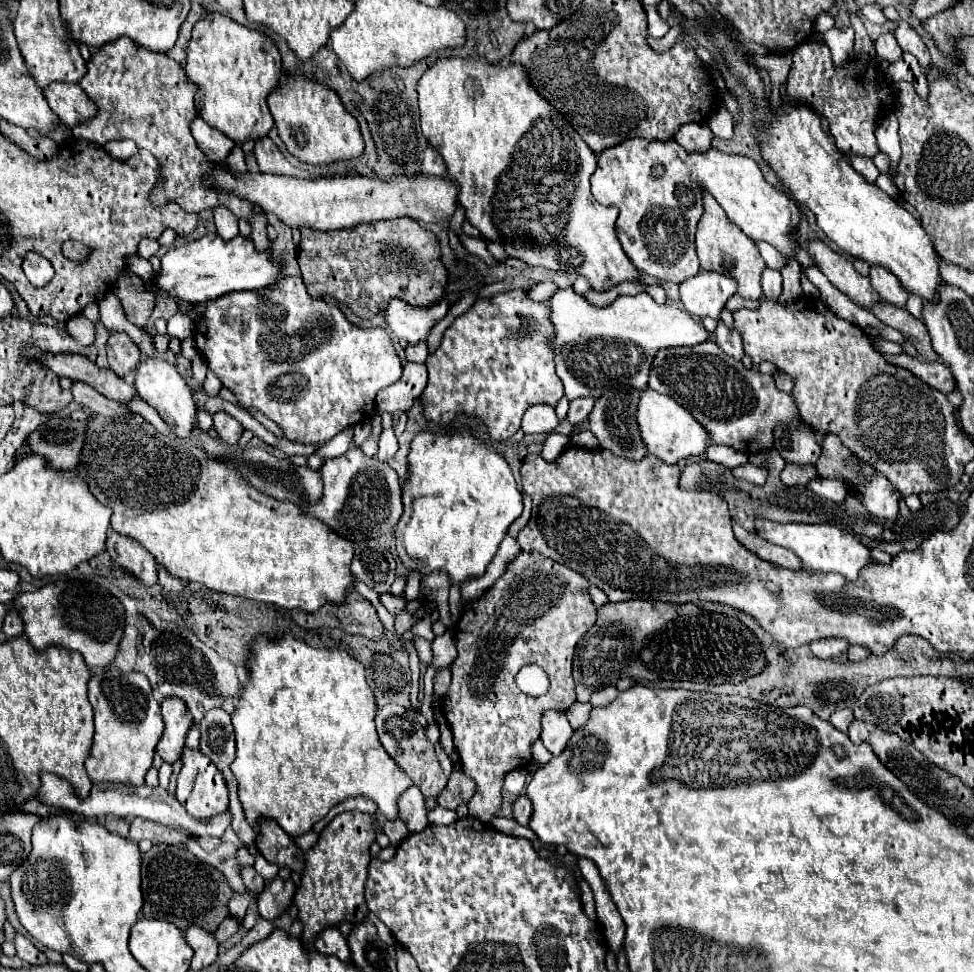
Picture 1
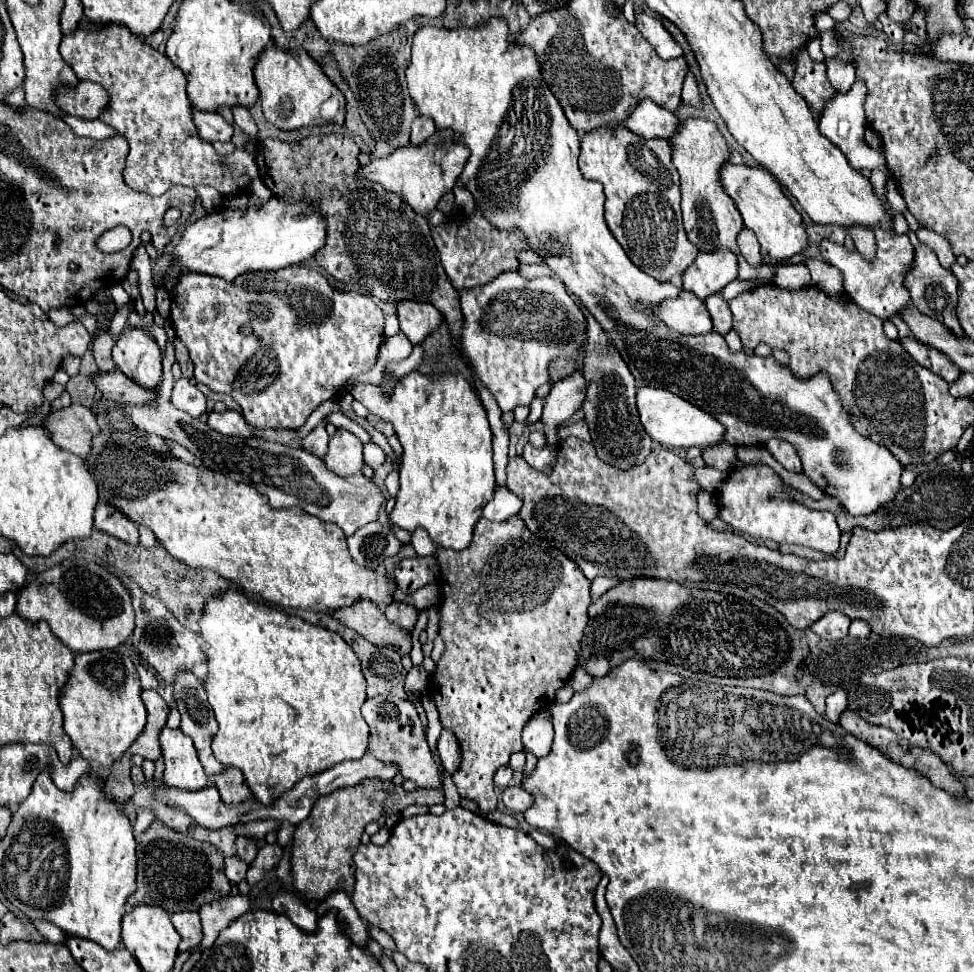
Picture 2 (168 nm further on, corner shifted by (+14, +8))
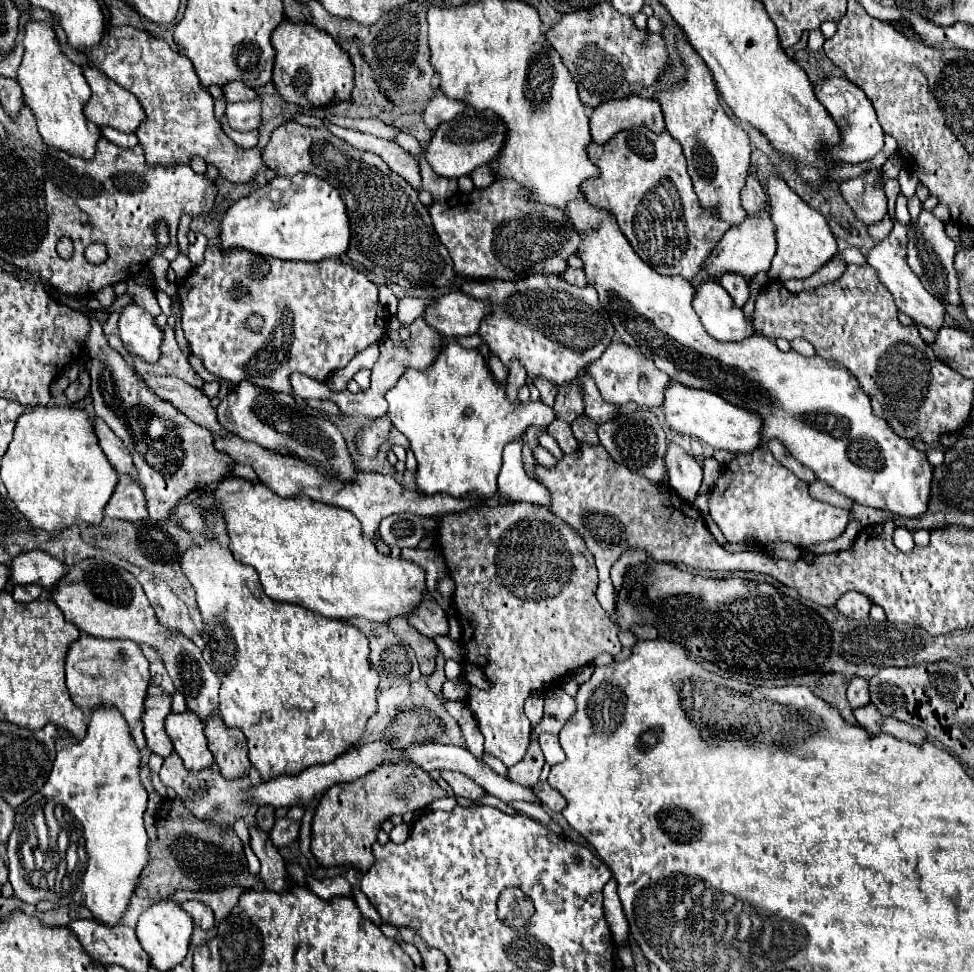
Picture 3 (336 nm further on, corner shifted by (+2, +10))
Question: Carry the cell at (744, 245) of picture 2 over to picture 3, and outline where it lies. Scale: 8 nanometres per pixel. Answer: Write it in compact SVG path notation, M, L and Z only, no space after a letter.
M751 174L747 176L747 184L741 192L741 202L743 202L743 208L749 216L757 214L759 210L765 210L767 208L767 196L763 192L763 186L761 186L761 180L757 178L757 174Z

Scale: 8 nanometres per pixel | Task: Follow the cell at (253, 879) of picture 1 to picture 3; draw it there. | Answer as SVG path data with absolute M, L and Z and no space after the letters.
M267 806L259 808L259 810L257 810L257 816L255 816L255 818L257 818L257 828L263 830L263 832L269 832L269 830L273 828L273 824L275 824L273 814L275 814L273 808L267 808Z

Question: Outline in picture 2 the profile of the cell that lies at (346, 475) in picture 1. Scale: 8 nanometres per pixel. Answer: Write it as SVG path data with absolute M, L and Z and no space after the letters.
M337 428L337 434L329 438L329 452L323 458L323 462L341 476L361 474L361 468L365 464L361 440L353 432Z

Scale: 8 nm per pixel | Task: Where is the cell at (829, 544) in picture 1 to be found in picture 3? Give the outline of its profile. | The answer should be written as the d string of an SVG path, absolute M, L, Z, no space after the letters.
M757 448L725 466L715 488L709 492L709 514L729 544L743 544L755 538L763 544L783 540L797 548L839 538L849 524L849 510L813 500L807 484L781 466L769 450Z

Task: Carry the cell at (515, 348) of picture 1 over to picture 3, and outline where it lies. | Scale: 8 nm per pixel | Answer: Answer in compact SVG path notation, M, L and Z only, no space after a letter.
M533 274L511 282L467 280L461 292L489 302L491 314L481 320L479 336L505 368L517 360L527 370L527 384L535 378L553 384L573 380L589 362L601 358L615 334L609 314L597 302L597 292L591 286L571 286L561 276Z

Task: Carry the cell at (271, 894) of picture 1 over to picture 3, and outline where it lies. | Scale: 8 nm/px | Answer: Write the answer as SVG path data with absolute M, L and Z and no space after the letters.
M281 818L275 822L273 830L271 830L271 842L281 848L281 846L287 846L291 842L297 840L297 834L299 834L299 822L293 822L293 820L287 820L287 818Z

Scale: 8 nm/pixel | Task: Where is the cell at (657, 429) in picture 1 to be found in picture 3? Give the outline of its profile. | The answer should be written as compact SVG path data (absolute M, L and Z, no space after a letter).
M669 384L665 390L663 400L663 414L667 426L677 434L695 436L701 442L713 446L715 450L727 450L733 454L739 452L751 452L759 446L761 440L761 418L757 414L751 414L743 408L735 408L733 404L725 402L721 396L697 388L689 388L683 384Z

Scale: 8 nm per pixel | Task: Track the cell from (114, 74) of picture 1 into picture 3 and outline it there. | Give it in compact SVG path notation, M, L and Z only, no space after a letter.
M111 26L105 28L97 46L79 50L69 46L61 28L57 28L57 34L63 46L81 52L87 58L87 66L99 68L119 86L137 96L147 116L135 134L145 150L145 162L149 168L191 164L191 158L199 156L207 166L215 166L219 174L233 184L251 182L261 172L267 172L259 148L243 150L227 138L221 124L213 116L213 98L205 88L201 88L191 60L169 48L169 44L161 38L133 26Z

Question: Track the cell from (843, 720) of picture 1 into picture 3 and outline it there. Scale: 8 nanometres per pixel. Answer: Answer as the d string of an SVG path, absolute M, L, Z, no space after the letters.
M853 678L849 688L847 688L847 700L851 704L851 708L861 708L865 704L869 704L869 686L865 678Z

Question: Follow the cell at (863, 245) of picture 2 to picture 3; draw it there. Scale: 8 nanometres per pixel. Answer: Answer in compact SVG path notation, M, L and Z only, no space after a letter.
M879 170L863 174L859 178L843 180L839 190L847 204L853 208L857 220L865 226L879 224L887 214L887 198L883 192L883 180Z

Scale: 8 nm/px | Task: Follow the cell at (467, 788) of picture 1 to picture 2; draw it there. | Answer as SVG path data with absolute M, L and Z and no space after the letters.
M365 778L361 784L353 788L341 788L327 796L321 796L311 814L297 826L293 834L293 848L291 848L291 864L293 864L293 878L295 888L305 898L323 900L327 894L335 890L353 890L355 882L355 864L353 854L359 846L359 838L369 822L375 822L379 816L385 814L383 800L389 800L389 814L403 812L407 806L423 804L443 804L443 792L441 790L413 790L407 792L403 786L393 784L391 780L379 780L379 778Z

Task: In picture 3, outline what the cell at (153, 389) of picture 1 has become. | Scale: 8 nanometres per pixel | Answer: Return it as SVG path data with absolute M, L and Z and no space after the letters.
M137 304L125 306L119 318L119 332L127 352L139 356L149 364L155 364L159 360L163 332L155 324L155 318L143 308Z

